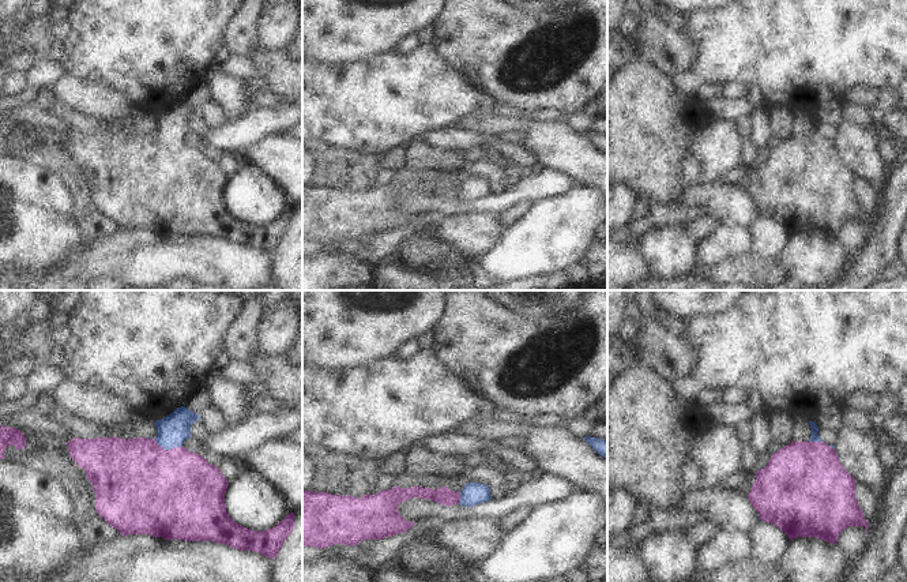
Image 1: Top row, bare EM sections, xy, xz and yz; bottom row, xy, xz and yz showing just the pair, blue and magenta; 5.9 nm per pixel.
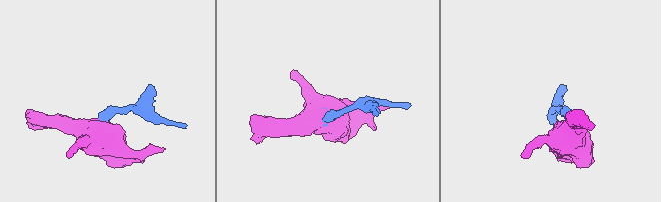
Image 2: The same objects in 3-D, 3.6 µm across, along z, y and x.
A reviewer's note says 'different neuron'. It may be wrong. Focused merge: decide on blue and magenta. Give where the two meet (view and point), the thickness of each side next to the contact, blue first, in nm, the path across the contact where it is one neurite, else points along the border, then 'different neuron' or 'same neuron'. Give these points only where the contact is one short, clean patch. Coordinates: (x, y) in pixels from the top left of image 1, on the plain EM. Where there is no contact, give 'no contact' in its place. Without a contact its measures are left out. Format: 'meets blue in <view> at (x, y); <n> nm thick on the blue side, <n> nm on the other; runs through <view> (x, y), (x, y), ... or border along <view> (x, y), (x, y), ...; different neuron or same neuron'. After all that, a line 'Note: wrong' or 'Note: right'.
meets blue in xy at (168, 143); 190 nm thick on the blue side, 500 nm on the other; runs through xy (172, 126), (168, 143), (172, 186); same neuron
Note: wrong

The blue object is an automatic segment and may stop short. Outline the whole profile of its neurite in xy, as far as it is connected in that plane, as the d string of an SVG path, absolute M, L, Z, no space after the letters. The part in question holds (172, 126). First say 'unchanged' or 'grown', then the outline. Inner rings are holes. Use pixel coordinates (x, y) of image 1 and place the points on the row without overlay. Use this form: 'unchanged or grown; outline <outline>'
grown; outline M181 101L154 117L154 134L75 131L65 138L71 153L93 179L97 207L123 232L150 229L165 234L214 236L275 254L294 222L294 207L263 226L234 217L226 207L225 188L229 177L219 162L182 140L191 132L191 120L200 113L200 109Z

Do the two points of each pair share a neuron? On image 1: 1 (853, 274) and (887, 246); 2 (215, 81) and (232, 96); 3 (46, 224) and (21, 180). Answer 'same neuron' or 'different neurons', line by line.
1: same neuron
2: same neuron
3: different neurons

